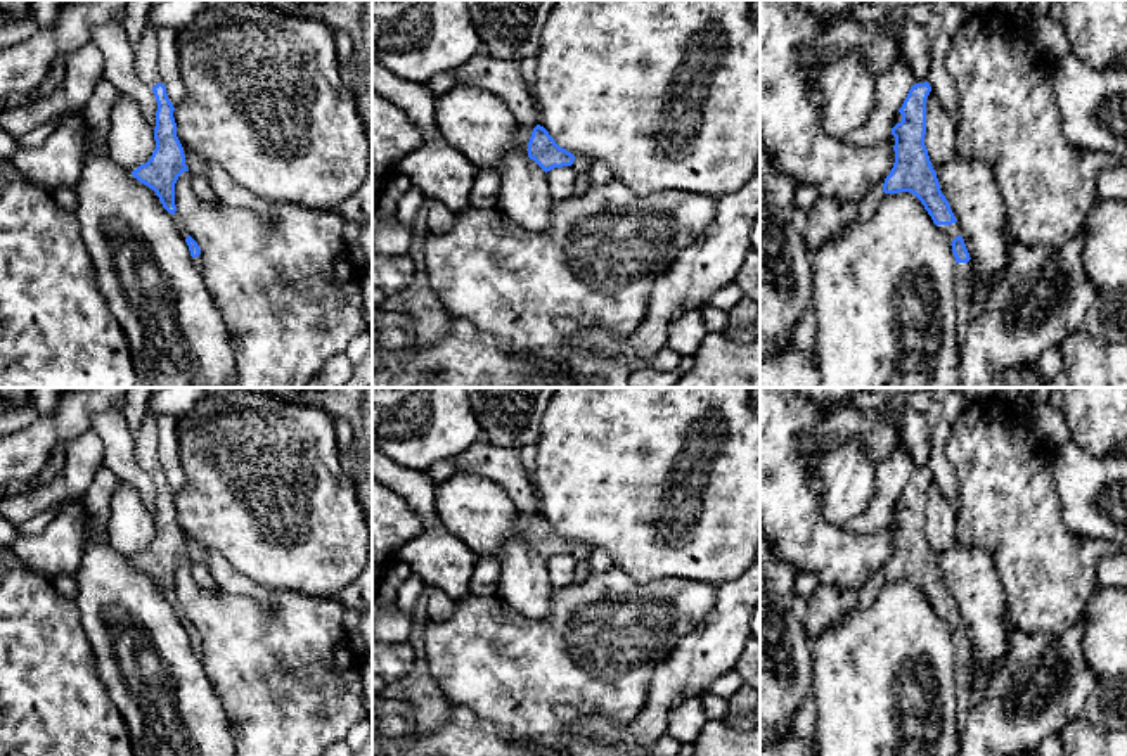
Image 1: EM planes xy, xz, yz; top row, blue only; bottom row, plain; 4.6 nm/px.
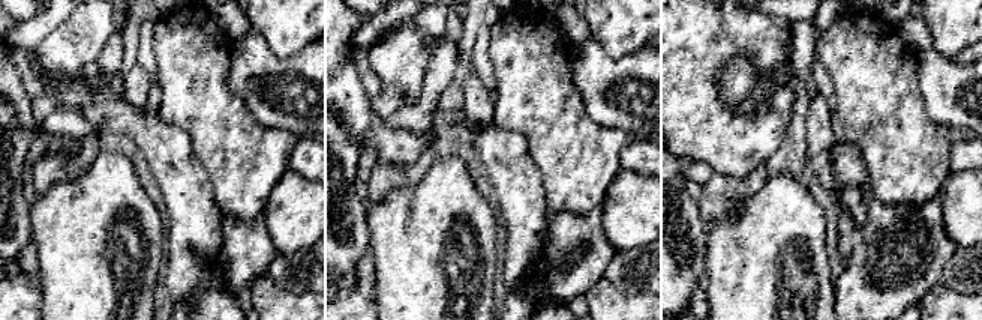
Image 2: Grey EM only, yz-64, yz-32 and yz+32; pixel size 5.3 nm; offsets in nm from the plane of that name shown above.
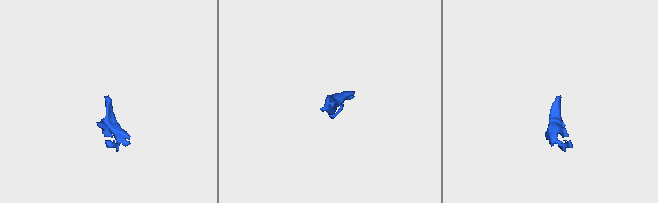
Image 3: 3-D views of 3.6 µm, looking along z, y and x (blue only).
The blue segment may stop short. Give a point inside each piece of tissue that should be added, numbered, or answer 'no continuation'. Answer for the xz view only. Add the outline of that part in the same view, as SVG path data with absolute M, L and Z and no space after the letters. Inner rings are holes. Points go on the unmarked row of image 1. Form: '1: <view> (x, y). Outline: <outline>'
no continuation

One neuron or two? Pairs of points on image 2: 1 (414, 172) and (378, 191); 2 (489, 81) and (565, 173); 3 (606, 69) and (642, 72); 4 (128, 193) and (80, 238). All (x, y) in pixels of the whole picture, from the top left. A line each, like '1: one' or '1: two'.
1: one
2: two
3: one
4: one

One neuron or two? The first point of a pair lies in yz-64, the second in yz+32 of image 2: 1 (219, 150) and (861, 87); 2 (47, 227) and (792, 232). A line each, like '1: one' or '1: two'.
1: one
2: one

